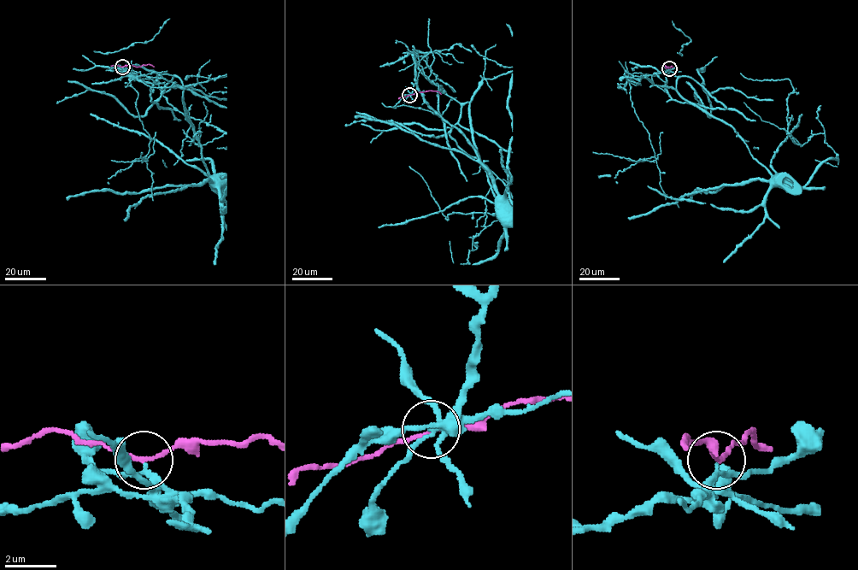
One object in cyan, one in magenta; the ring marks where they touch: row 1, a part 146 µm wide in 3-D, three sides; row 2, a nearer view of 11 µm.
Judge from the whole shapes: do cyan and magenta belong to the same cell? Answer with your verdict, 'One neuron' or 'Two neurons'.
Two neurons

